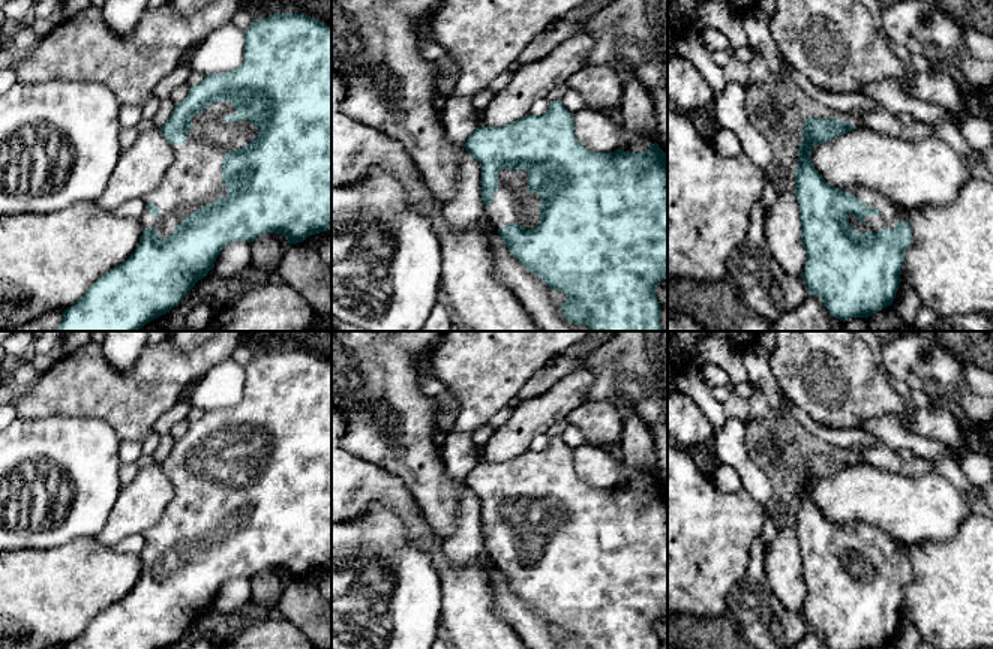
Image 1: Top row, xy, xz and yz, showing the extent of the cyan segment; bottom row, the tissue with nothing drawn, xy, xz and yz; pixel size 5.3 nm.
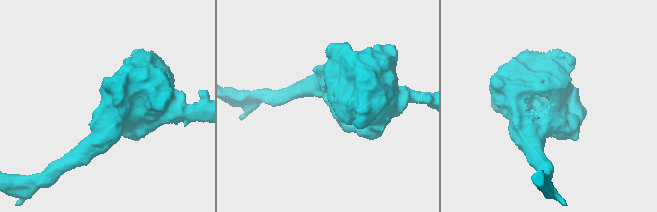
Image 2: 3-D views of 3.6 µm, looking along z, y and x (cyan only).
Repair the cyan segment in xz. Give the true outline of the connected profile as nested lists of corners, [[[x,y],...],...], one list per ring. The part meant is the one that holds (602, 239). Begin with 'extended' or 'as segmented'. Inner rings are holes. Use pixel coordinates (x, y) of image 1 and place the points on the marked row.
extended | [[[554,100],[543,115],[528,114],[498,127],[478,126],[468,136],[465,150],[482,166],[484,219],[494,225],[510,252],[531,273],[540,276],[552,289],[566,294],[567,298],[561,303],[561,310],[568,321],[574,325],[586,324],[590,331],[662,331],[662,306],[654,291],[668,274],[668,154],[657,142],[644,153],[630,153],[620,148],[610,153],[594,153],[576,139],[573,114],[566,109],[561,100]]]

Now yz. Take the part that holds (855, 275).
extended | [[[806,118],[802,123],[802,139],[798,148],[798,166],[795,172],[795,196],[800,204],[801,243],[807,253],[802,280],[808,292],[819,297],[830,313],[840,319],[868,318],[876,312],[892,304],[904,261],[904,252],[914,241],[910,225],[906,220],[904,210],[880,192],[864,186],[834,187],[828,184],[812,163],[812,148],[816,144],[828,142],[843,133],[856,129],[850,121]]]

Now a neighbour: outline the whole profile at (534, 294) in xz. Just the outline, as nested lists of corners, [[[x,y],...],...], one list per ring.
[[[486,220],[486,235],[490,244],[490,252],[494,255],[494,274],[495,277],[508,288],[520,304],[525,307],[534,324],[540,331],[579,331],[578,325],[568,321],[561,304],[552,300],[552,288],[537,274],[531,273],[507,247],[502,241],[498,229]]]

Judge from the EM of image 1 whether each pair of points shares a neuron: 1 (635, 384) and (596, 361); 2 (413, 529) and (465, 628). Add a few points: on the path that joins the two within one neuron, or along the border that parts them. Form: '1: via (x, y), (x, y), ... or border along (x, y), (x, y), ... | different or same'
1: via (626, 376), (612, 363), (605, 361) | same
2: via (437, 553), (449, 576), (465, 592), (465, 603) | same

